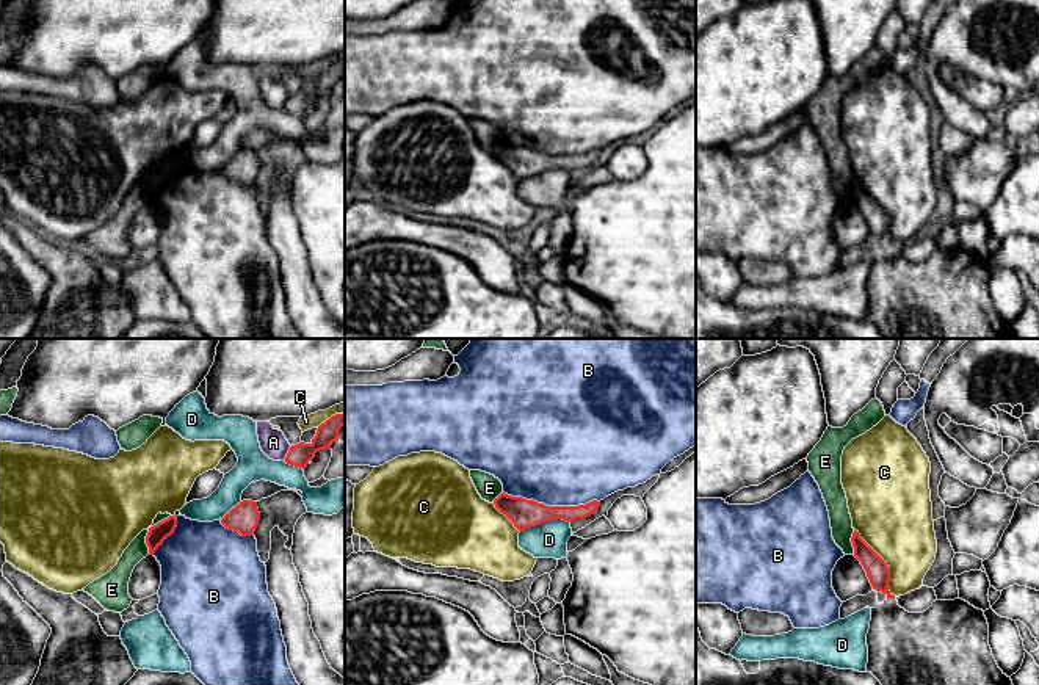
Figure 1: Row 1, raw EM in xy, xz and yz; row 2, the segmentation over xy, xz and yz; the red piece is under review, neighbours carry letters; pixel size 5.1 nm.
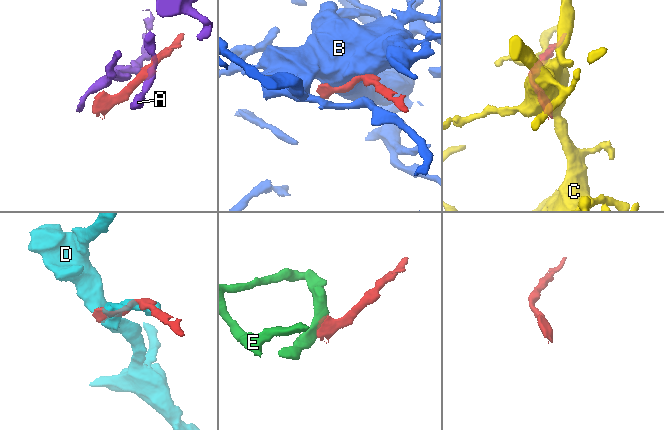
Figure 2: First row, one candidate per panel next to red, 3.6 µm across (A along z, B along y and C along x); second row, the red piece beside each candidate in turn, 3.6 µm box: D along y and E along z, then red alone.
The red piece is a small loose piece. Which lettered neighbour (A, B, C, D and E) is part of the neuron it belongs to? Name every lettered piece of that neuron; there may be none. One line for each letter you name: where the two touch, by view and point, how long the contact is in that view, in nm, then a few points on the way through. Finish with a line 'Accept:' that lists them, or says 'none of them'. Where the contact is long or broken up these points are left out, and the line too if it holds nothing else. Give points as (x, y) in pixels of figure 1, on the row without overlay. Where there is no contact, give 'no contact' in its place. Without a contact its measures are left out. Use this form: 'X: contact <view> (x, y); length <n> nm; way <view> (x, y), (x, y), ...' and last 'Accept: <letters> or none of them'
Accept: none of them

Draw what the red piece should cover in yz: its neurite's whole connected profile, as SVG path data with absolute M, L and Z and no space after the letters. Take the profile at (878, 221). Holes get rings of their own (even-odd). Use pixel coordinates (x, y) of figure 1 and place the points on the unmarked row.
M854 179L854 205L863 215L873 238L887 245L871 257L867 282L868 312L884 339L1014 339L989 295L989 273L983 259L962 248L936 249L923 262L909 262L889 240L890 216Z

